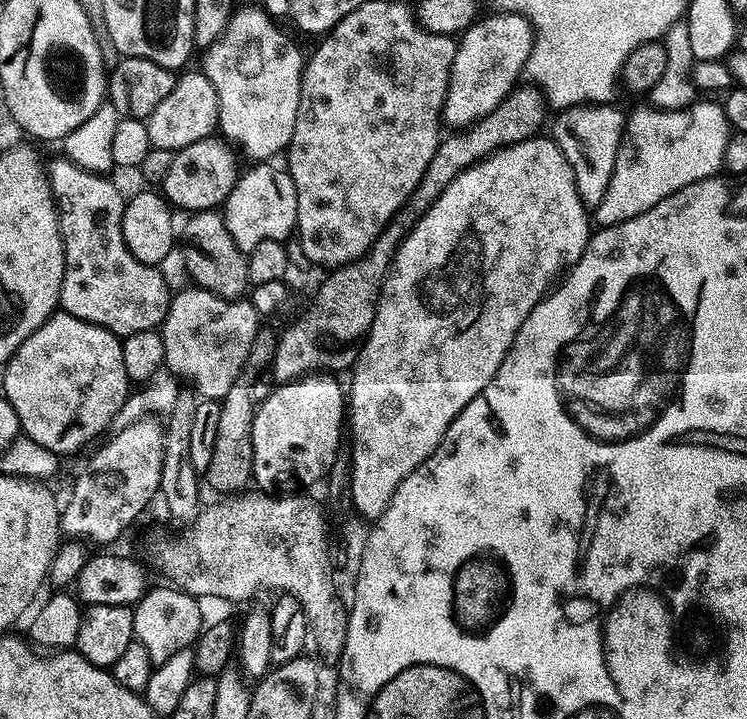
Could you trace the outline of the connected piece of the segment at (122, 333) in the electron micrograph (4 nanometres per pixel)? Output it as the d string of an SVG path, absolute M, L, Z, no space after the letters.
M59 158L47 165L52 181L52 196L58 205L60 237L64 243L64 273L60 287L59 307L82 322L102 326L121 338L142 330L156 330L163 324L173 293L168 292L168 280L159 267L138 262L122 238L122 214L125 193L120 193L105 175L82 170L74 161Z

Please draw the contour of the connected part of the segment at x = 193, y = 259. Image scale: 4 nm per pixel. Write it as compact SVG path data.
M219 211L193 212L182 224L182 244L184 240L184 264L192 275L191 283L205 288L224 300L239 300L249 291L248 258L246 253L230 238L226 222Z

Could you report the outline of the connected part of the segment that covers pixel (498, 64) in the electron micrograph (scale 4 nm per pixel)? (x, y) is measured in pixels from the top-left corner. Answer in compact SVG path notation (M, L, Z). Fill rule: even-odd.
M497 11L496 16L484 16L481 15L479 19L473 22L469 28L464 29L462 35L459 37L456 53L454 54L454 62L450 66L448 89L446 90L446 98L444 99L444 108L442 111L442 120L445 125L449 124L449 129L463 130L471 126L471 124L477 124L480 119L486 114L490 114L495 110L503 100L508 99L509 92L513 91L517 87L516 79L521 79L526 62L530 58L530 50L532 49L532 24L529 23L525 16L520 16L517 12L501 12Z

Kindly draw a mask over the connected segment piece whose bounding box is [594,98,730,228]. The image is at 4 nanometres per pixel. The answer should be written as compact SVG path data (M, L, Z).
M704 98L693 102L688 108L679 108L673 112L655 106L636 108L627 113L624 121L624 136L620 139L618 154L614 162L614 174L610 174L610 186L606 186L606 194L602 194L602 202L594 209L594 220L601 228L609 228L618 222L626 222L630 218L638 218L638 214L646 214L662 198L670 198L682 186L690 186L699 180L717 175L724 167L726 142L730 135L730 125L724 113L723 103L712 98Z

